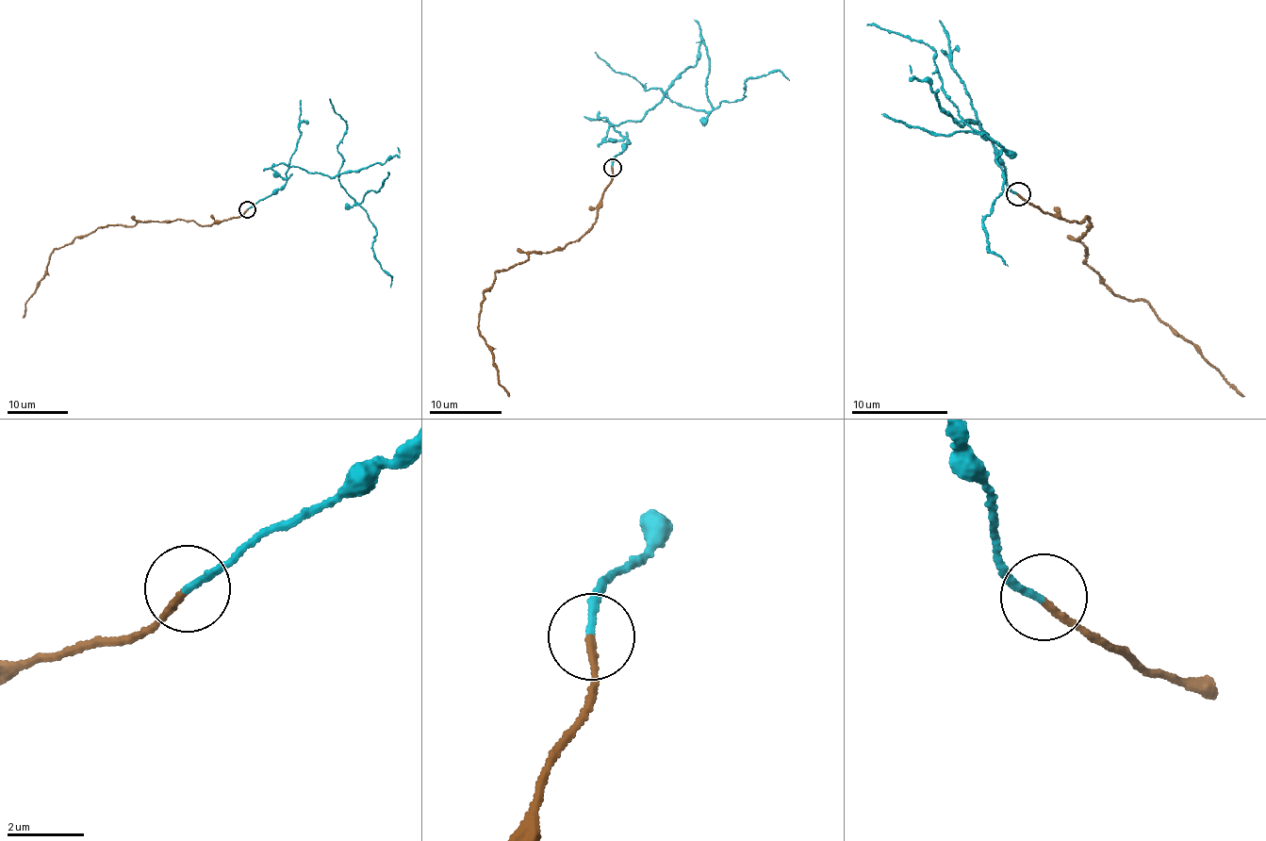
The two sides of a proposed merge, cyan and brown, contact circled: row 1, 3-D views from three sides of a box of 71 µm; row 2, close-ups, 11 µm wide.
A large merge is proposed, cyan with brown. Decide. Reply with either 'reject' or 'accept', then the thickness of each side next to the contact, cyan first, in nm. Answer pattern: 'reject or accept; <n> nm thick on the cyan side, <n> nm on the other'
reject; 170 nm thick on the cyan side, 170 nm on the other

